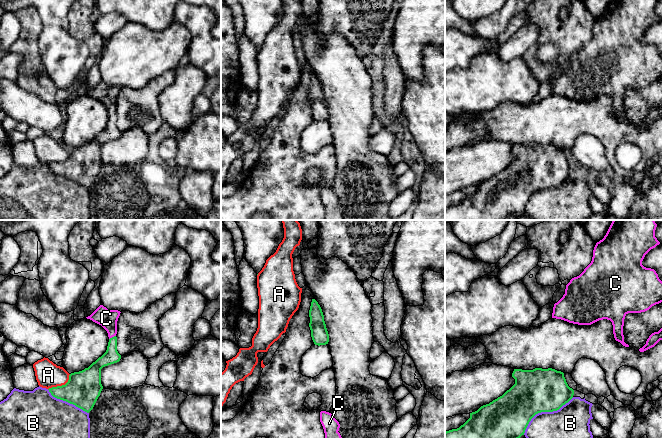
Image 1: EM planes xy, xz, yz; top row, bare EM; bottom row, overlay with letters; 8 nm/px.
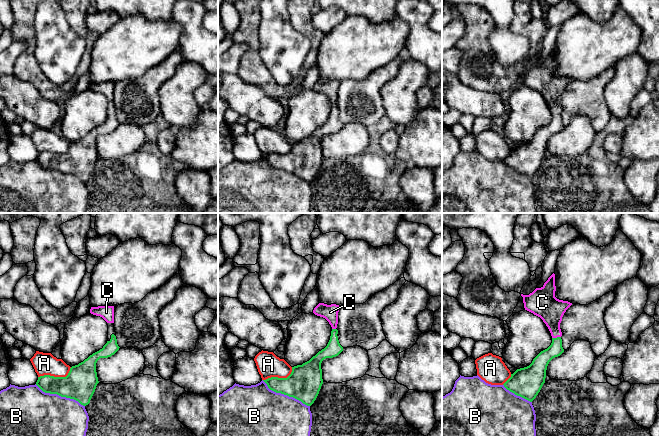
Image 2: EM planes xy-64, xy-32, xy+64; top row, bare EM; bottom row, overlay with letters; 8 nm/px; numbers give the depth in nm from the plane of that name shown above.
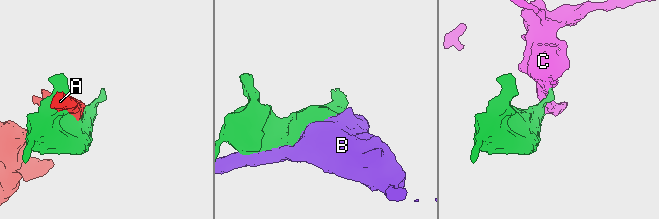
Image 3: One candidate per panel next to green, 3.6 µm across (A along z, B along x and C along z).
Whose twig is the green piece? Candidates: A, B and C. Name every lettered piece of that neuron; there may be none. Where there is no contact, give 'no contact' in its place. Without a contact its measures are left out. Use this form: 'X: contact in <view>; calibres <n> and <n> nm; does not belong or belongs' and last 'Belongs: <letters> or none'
A: contact in xy; calibres 280 and 200 nm; does not belong
B: contact in yz; calibres 360 and 440 nm; does not belong
C: contact in xy; calibres 120 and 150 nm; belongs
Belongs: C

